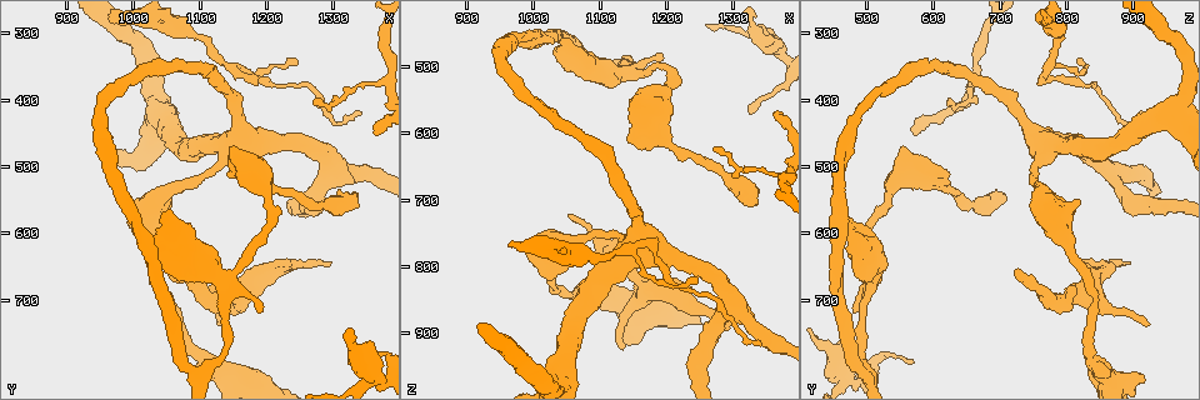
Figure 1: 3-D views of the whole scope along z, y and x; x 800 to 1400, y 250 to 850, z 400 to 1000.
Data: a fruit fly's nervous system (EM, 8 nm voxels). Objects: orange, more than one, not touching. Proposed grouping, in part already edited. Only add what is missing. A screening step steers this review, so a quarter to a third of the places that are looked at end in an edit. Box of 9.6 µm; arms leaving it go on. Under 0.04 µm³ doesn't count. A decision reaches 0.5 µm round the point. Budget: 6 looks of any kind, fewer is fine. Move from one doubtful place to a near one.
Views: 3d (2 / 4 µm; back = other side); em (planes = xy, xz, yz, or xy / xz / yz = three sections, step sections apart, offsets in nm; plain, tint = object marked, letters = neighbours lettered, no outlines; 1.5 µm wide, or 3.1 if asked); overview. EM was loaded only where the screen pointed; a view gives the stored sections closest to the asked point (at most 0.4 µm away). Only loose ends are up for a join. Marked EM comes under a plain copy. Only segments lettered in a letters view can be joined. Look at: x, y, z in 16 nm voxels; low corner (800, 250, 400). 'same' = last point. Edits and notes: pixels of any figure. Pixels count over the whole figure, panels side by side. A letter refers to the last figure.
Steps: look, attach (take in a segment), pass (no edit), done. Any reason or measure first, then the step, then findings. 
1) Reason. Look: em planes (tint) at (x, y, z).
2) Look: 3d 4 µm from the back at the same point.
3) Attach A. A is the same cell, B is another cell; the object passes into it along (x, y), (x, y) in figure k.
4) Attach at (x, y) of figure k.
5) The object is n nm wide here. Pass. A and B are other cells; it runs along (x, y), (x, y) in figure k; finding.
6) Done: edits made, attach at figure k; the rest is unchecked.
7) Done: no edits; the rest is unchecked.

Free end. Look: 3d 2 µm at (1195, 715, 480).

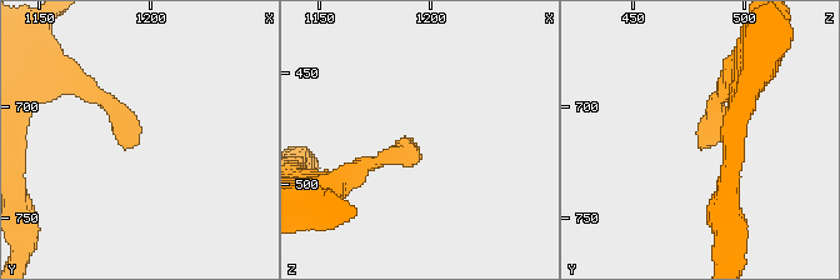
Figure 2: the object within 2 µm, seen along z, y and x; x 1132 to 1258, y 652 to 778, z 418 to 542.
Look: em planes (tint) at (1194, 717, 482).

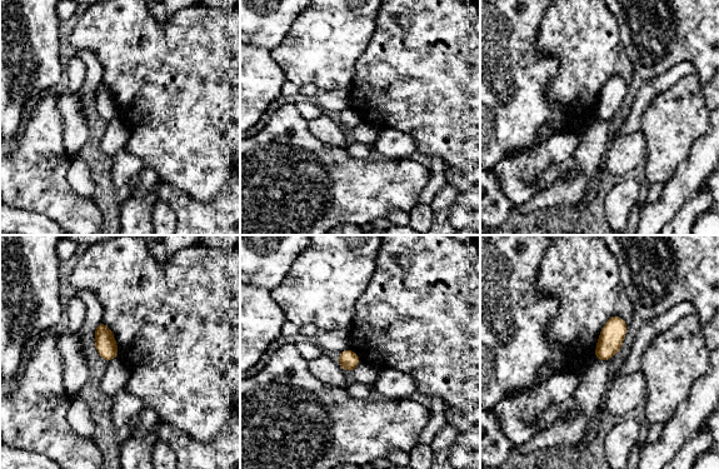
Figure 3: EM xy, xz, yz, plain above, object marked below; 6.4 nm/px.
Look: em planes (letters) at the same point.

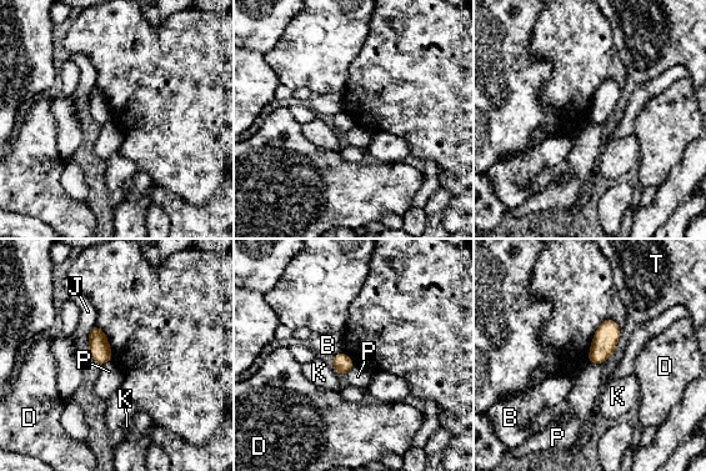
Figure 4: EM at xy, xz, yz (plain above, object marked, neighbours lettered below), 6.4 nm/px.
The object is 120 nm wide here. Pass. B, D, J, K, P and T are other cells; a border runs along (589, 361), (601, 364) in figure 4; no lettered segment goes on from it.

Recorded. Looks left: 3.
Free end. Look: em yz step 8 (letters) at (1360, 445, 570).

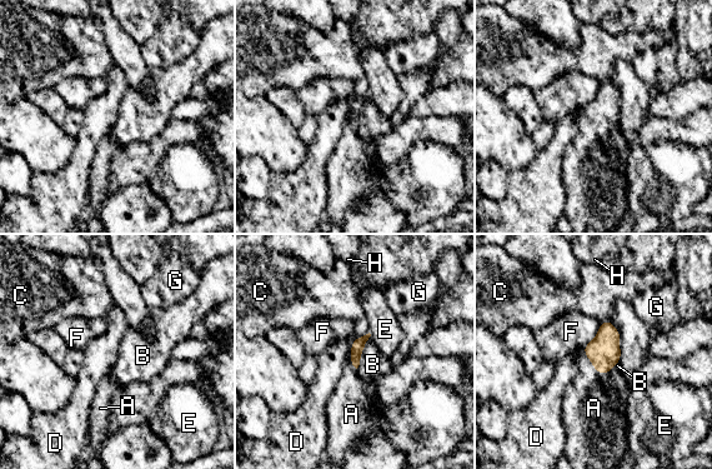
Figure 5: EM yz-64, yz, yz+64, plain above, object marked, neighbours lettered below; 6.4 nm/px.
The longest contact is with E, 280 nm. Attach A. A is the same cell, B, C, D, E, F, G and H are other cells; the cell continues.

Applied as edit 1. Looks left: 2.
Look: overview.

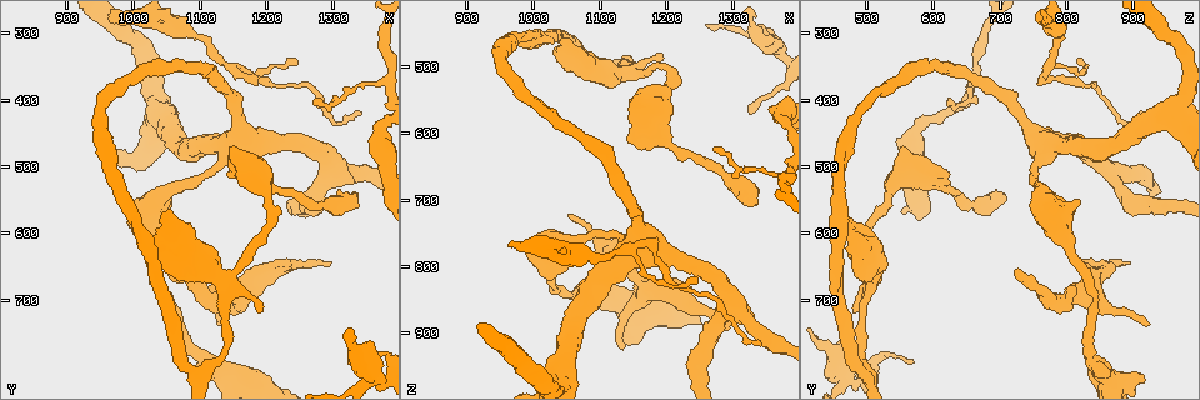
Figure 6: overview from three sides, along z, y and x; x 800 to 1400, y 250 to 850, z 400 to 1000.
An open end. Look: em planes (letters) at (1325, 795, 570).

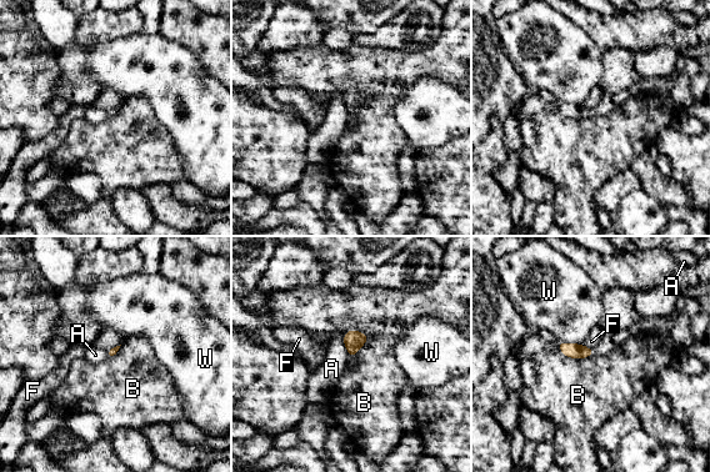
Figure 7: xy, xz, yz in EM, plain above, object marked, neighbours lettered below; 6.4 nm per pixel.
Pass. A, B, F and W are other cells; a border runs along (349, 329), (368, 337), (353, 358) in figure 7; no lettered segment goes on from it.

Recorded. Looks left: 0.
Done: edits made, attach at figure 5; the rest is unchecked.

